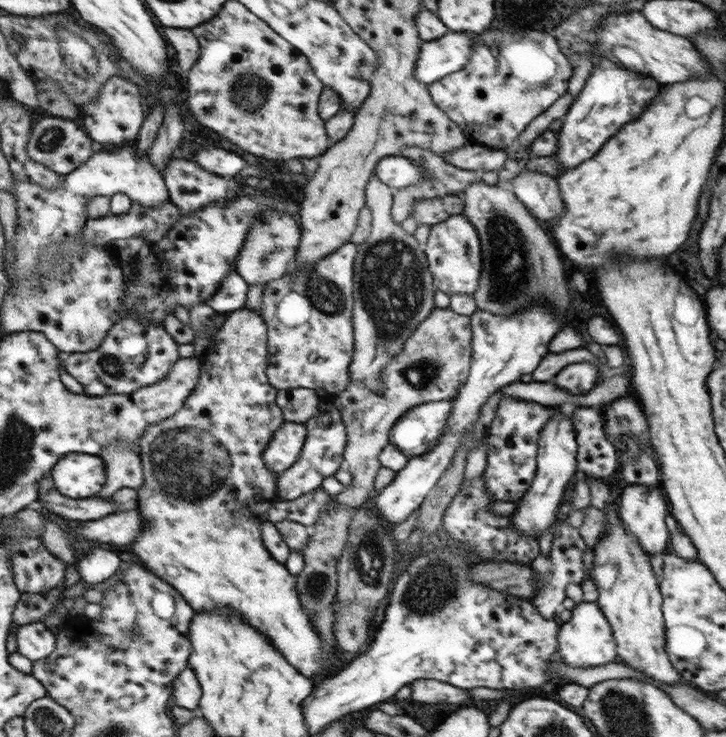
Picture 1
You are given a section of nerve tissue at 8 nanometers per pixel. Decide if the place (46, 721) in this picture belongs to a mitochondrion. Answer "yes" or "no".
yes

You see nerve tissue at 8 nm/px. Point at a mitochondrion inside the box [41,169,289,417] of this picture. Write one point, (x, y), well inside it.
(112, 368)

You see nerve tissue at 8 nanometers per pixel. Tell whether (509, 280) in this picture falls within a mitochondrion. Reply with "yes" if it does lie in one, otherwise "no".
yes

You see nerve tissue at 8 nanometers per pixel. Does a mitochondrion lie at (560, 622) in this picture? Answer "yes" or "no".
no

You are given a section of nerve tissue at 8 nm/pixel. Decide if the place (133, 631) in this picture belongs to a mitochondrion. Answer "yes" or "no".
yes

